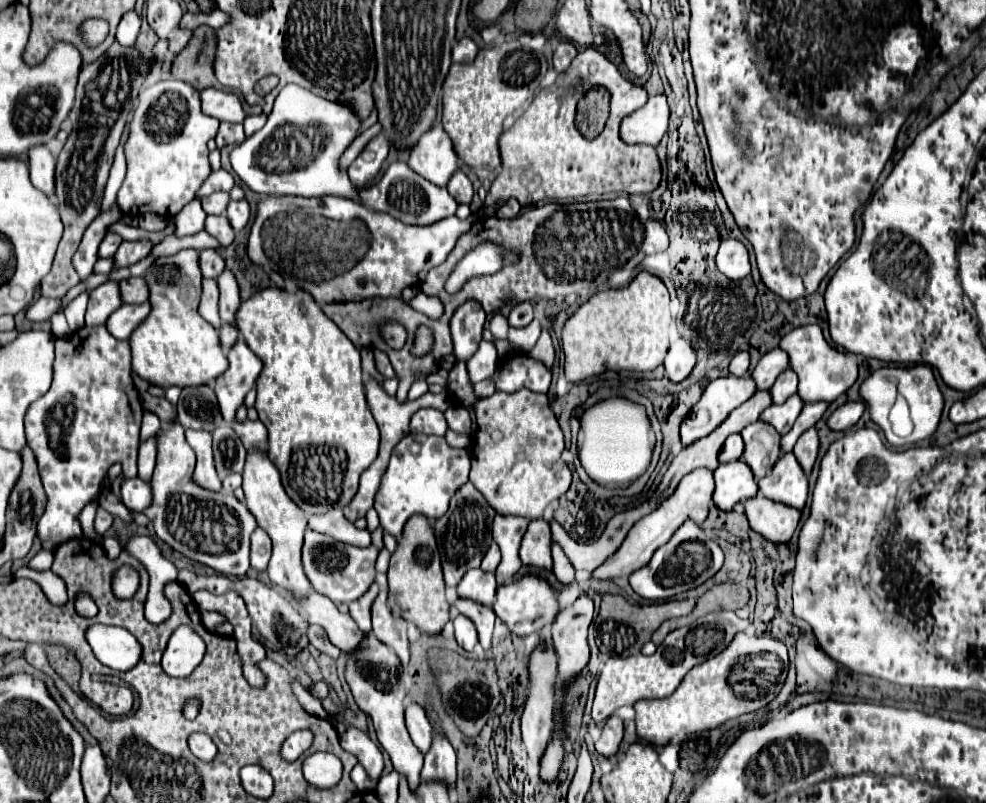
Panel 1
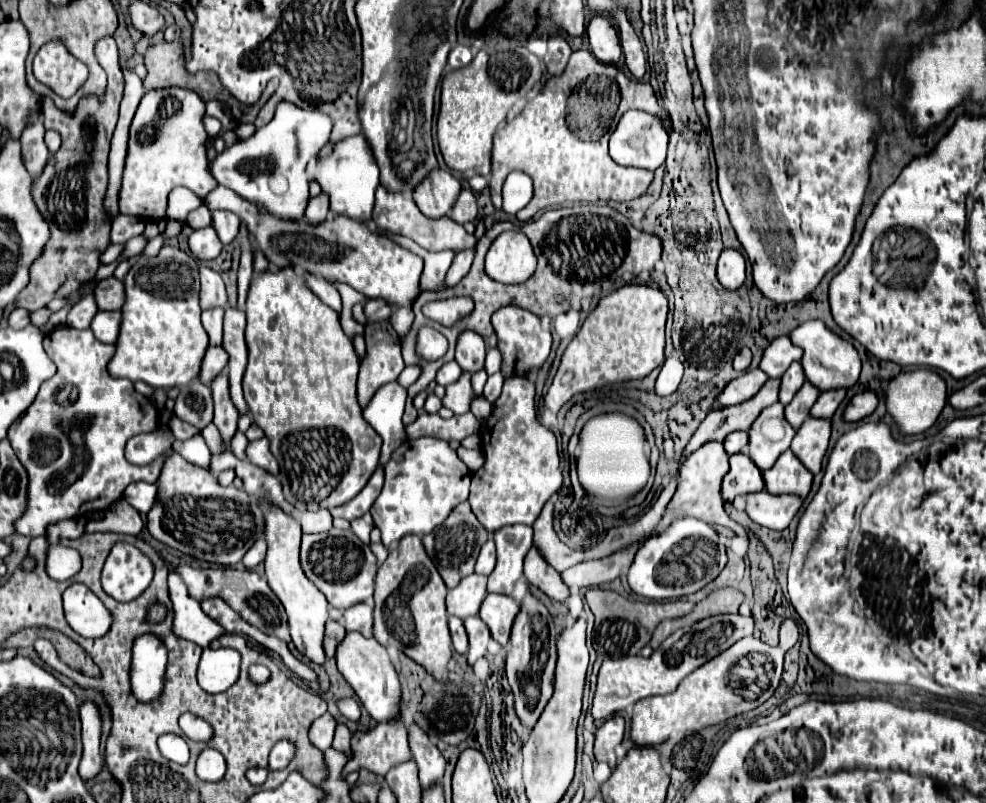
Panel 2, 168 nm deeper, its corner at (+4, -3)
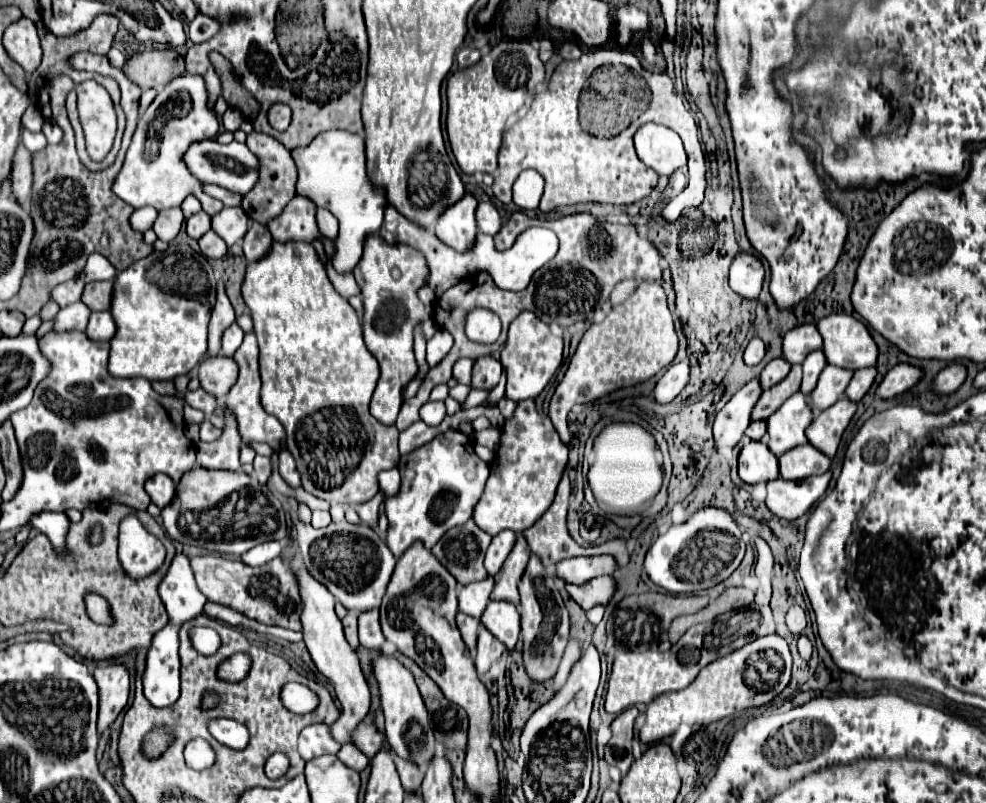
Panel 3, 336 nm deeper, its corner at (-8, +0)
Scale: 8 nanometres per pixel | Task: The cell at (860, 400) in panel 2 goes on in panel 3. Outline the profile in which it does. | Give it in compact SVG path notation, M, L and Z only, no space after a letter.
M897 363L883 379L883 383L879 385L879 395L883 399L889 399L889 397L895 397L907 389L911 389L913 385L917 385L923 377L923 371L915 365L909 365L909 363Z

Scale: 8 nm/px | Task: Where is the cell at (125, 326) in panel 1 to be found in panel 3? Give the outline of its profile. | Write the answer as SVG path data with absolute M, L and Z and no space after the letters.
M107 311L91 313L85 333L91 341L109 341L113 337L113 317L109 317Z

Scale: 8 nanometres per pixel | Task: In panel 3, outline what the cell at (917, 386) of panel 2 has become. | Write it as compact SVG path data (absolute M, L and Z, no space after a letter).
M951 363L935 377L933 391L935 393L953 393L959 389L959 385L965 381L965 377L967 377L967 367L961 363Z

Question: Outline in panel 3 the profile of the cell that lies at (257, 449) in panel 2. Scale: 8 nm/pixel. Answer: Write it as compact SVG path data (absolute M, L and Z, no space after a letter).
M283 449L279 453L279 475L285 479L285 483L289 487L299 487L301 485L301 475L295 467L295 459L287 449Z

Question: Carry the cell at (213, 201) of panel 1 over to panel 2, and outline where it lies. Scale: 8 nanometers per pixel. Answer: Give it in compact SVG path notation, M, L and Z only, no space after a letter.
M201 204L197 210L193 210L193 212L187 216L187 224L189 224L193 230L211 226L211 222L213 222L213 218L211 218L211 210L209 210L205 204Z

